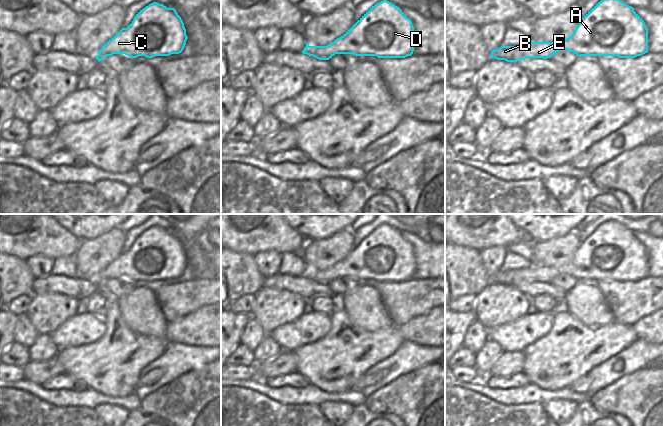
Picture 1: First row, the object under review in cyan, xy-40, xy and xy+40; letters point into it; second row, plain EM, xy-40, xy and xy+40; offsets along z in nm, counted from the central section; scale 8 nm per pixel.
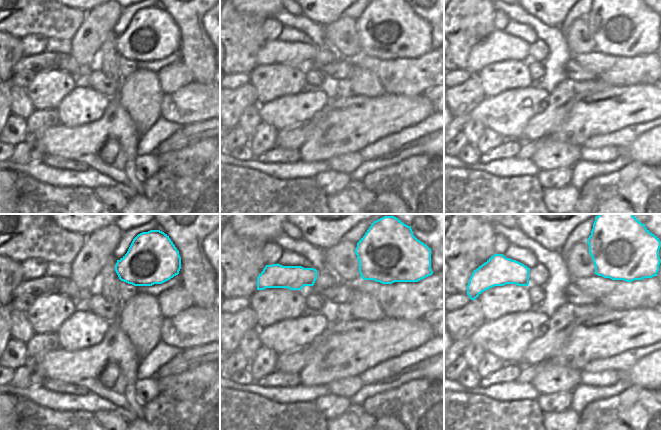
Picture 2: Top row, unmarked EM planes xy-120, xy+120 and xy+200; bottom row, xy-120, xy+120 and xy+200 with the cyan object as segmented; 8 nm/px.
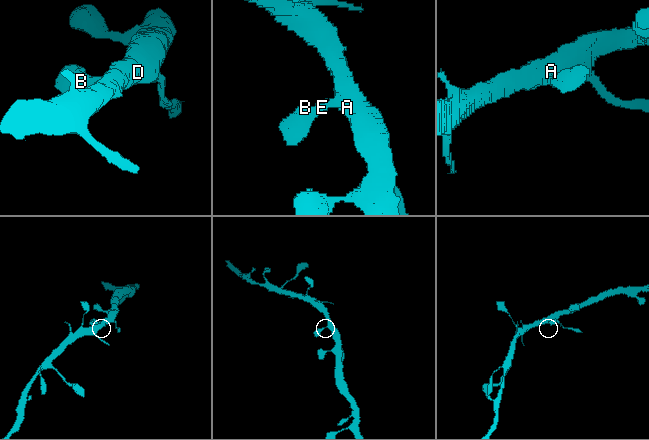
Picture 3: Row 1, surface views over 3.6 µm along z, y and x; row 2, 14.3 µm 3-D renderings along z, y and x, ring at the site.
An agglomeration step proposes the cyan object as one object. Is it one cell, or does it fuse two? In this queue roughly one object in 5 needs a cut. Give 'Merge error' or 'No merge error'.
No merge error

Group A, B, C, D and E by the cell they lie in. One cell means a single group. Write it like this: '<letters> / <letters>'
A B C D E

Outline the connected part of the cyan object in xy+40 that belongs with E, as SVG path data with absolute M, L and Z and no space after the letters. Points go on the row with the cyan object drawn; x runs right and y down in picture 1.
M601 0L581 19L574 33L569 38L561 42L531 42L521 46L501 46L497 50L491 51L491 58L515 63L527 58L551 58L561 50L573 52L578 57L617 56L619 58L635 58L648 52L648 29L633 7L621 0Z

